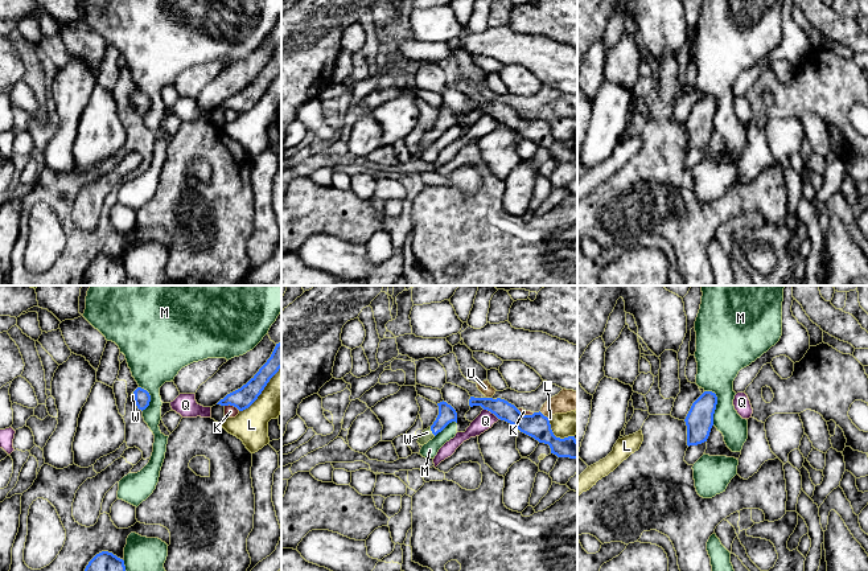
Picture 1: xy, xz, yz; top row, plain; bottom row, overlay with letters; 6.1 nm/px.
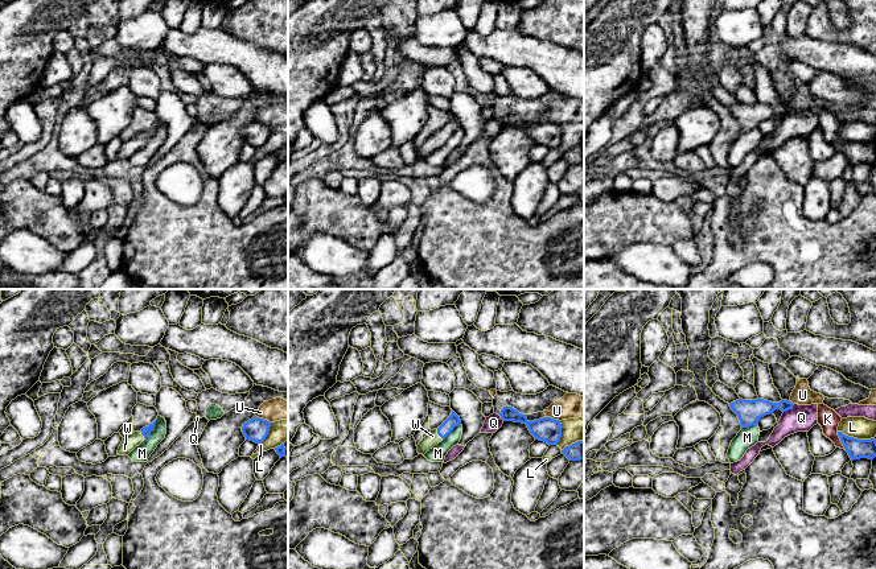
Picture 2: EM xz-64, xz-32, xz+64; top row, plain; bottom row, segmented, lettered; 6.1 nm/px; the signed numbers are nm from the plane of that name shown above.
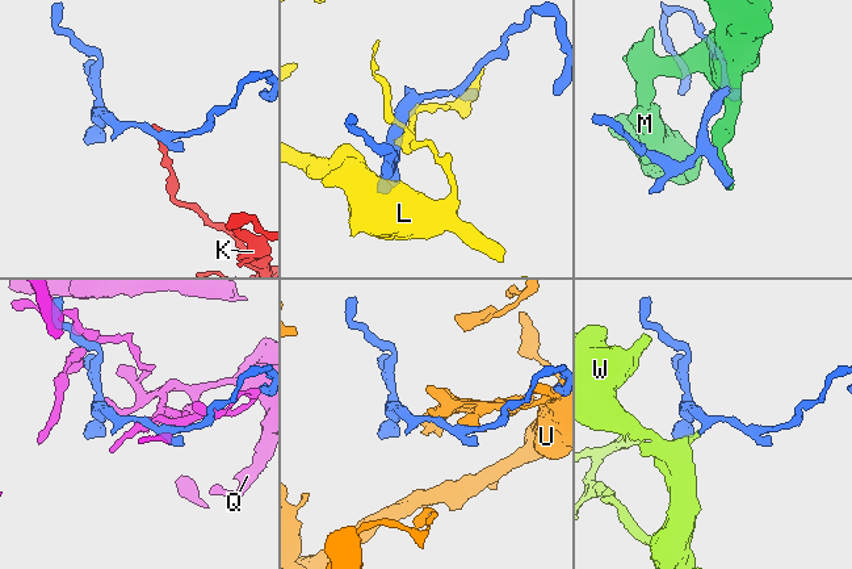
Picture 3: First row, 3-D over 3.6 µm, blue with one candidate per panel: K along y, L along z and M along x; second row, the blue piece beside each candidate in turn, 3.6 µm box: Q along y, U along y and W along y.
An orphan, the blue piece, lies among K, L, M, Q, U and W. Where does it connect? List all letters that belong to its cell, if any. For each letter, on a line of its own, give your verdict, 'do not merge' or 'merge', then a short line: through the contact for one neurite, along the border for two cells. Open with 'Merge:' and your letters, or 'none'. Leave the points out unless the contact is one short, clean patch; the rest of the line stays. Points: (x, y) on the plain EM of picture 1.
Merge: W
K: do not merge; line xy (225, 109), (233, 109), (239, 114)
L: do not merge; line xy (280, 70), (262, 97), (239, 115)
M: do not merge
Q: do not merge
U: do not merge
W: merge; line xz (447, 118), (431, 134), (427, 139)

